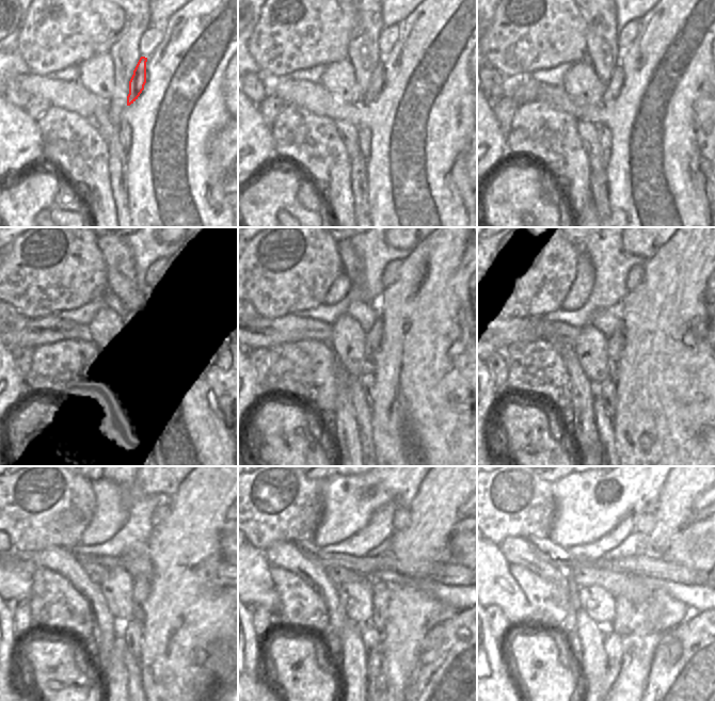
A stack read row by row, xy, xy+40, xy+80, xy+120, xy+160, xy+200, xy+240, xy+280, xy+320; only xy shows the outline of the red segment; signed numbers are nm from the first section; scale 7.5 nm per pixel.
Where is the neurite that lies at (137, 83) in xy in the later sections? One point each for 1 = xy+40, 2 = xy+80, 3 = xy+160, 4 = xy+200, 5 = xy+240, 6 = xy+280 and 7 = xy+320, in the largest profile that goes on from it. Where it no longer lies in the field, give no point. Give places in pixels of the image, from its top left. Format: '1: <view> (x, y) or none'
1: xy+40 (378, 78)
2: xy+80 (614, 86)
3: xy+160 (374, 335)
4: xy+200 (615, 343)
5: xy+240 (141, 589)
6: xy+280 (381, 594)
7: xy+320 (622, 624)

